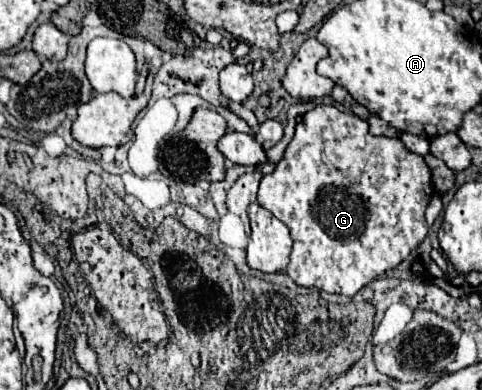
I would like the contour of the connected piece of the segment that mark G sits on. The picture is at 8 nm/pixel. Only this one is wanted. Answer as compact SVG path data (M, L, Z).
M319 104L301 116L277 168L263 176L257 202L291 230L293 250L287 274L297 286L355 296L375 276L393 270L427 236L425 208L433 196L431 172L423 156L405 150L399 138L373 136L367 120Z

